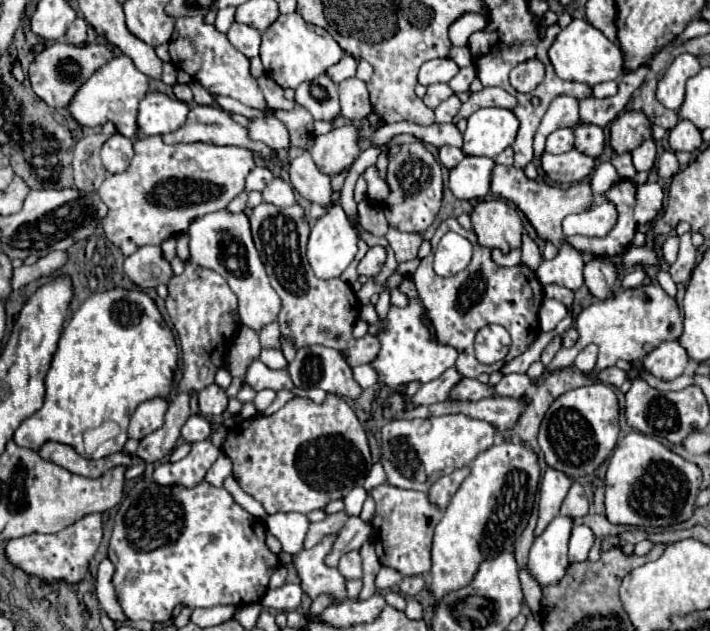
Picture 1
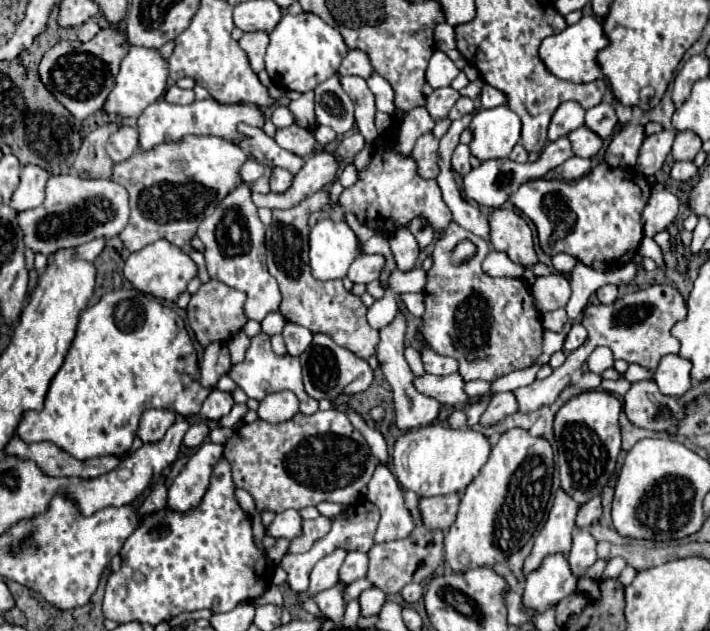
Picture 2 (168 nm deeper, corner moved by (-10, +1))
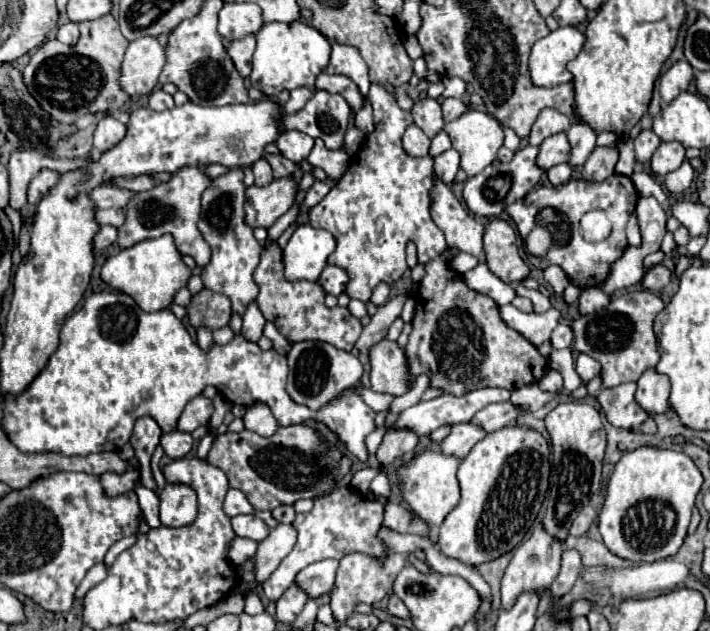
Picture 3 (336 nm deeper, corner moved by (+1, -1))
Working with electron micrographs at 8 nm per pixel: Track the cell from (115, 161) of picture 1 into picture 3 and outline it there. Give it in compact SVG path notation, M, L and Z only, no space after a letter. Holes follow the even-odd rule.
M105 116L95 130L95 148L103 154L109 148L117 146L123 138L125 138L125 124L121 124L119 120L115 120L113 116Z

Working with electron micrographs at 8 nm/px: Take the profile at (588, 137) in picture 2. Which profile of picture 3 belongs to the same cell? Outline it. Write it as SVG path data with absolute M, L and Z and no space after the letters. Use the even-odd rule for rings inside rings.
M559 132L559 134L549 136L547 140L543 140L543 144L539 148L541 148L541 152L537 156L537 164L543 170L549 170L551 166L555 166L559 162L567 162L569 160L571 144L569 144L565 132Z

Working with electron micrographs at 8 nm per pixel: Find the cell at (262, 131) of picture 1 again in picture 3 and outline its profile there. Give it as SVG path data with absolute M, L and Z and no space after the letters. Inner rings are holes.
M291 130L291 132L281 132L281 136L277 138L275 144L287 160L297 164L309 156L309 152L313 148L313 138L303 134L303 132Z

